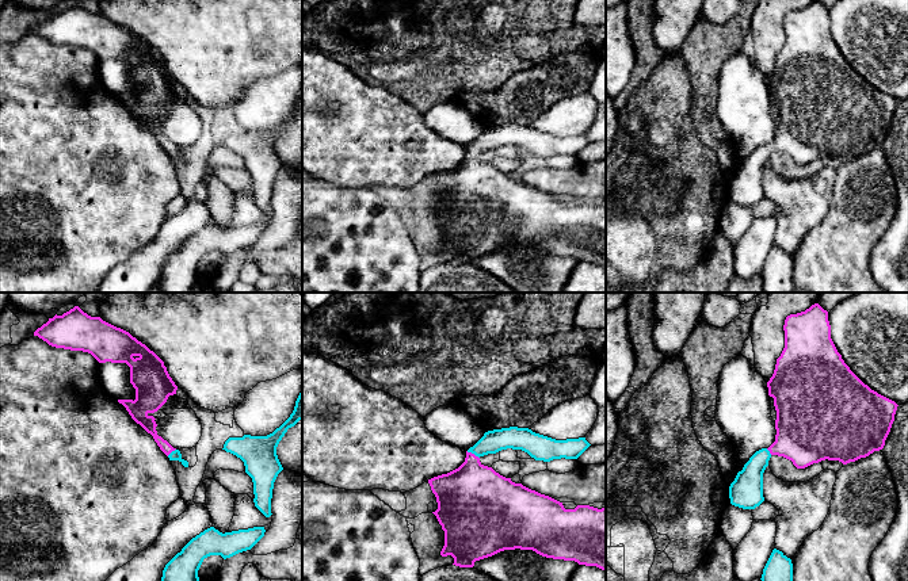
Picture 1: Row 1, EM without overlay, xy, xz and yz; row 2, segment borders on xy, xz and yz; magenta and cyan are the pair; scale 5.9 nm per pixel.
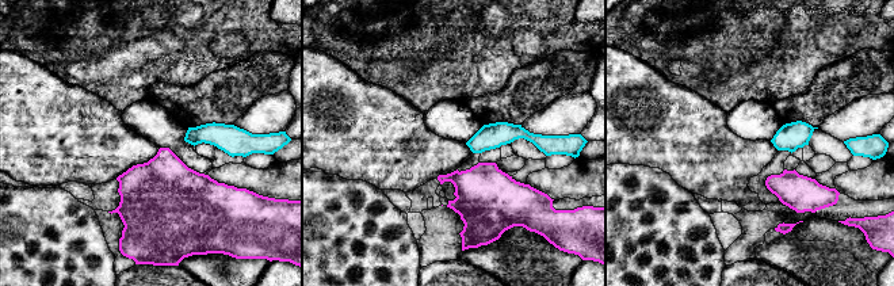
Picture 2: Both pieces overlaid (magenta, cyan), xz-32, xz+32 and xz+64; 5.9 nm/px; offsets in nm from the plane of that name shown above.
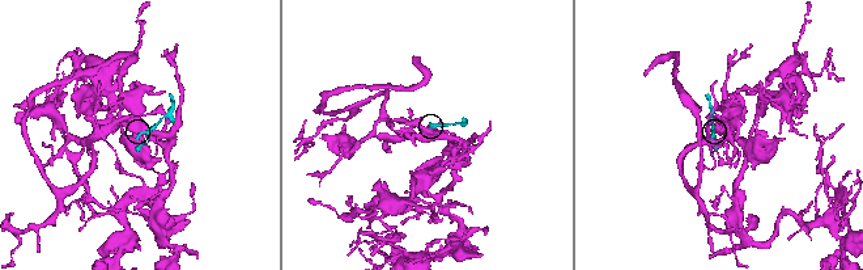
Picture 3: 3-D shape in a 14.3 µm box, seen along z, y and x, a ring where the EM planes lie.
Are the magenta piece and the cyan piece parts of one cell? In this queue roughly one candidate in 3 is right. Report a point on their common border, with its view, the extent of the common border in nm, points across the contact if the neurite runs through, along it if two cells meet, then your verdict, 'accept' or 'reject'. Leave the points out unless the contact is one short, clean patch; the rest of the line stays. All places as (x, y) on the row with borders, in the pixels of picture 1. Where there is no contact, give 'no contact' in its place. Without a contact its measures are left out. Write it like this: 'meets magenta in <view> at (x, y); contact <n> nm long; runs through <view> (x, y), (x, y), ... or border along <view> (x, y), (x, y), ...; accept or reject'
meets magenta in xz at (473, 454); contact 90 nm long; runs through xz (473, 496), (473, 454), (492, 442); accept

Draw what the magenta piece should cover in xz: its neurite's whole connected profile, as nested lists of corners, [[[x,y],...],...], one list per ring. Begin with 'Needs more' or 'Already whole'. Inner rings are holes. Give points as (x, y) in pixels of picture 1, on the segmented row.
Needs more. [[[510,427],[485,432],[466,451],[465,462],[458,469],[428,479],[438,502],[438,509],[432,513],[445,531],[440,555],[451,555],[455,566],[473,567],[476,561],[520,548],[606,572],[606,508],[577,505],[575,509],[565,509],[562,502],[515,483],[480,462],[481,456],[507,448],[522,450],[543,462],[577,459],[590,446],[585,437],[556,440],[529,428]]]

